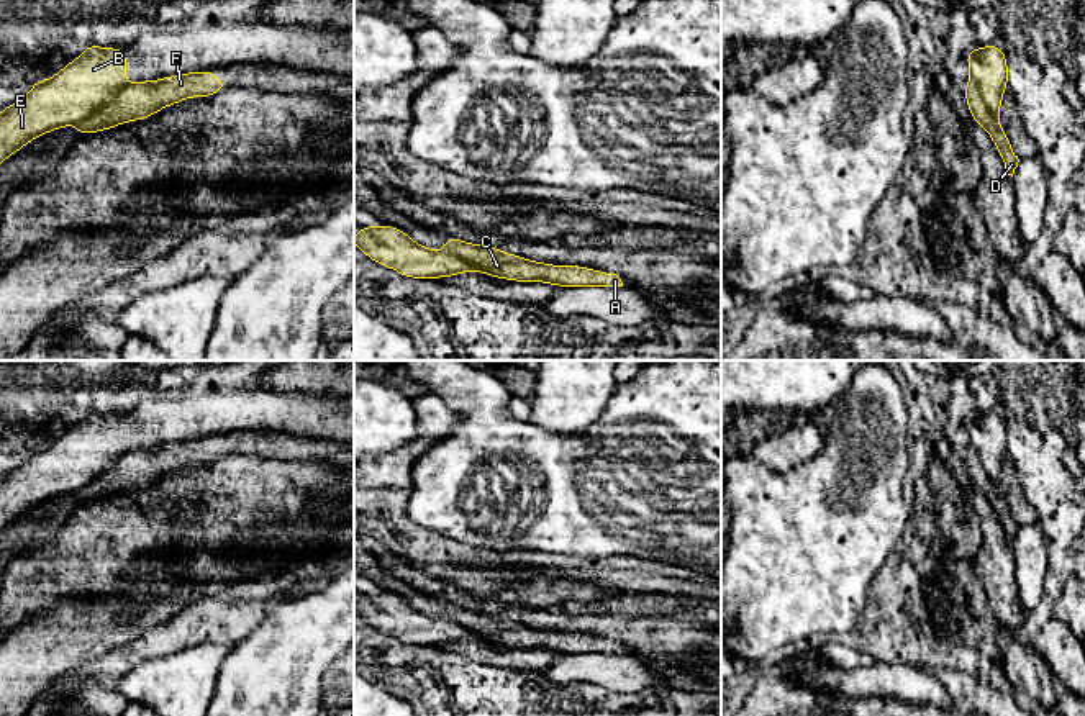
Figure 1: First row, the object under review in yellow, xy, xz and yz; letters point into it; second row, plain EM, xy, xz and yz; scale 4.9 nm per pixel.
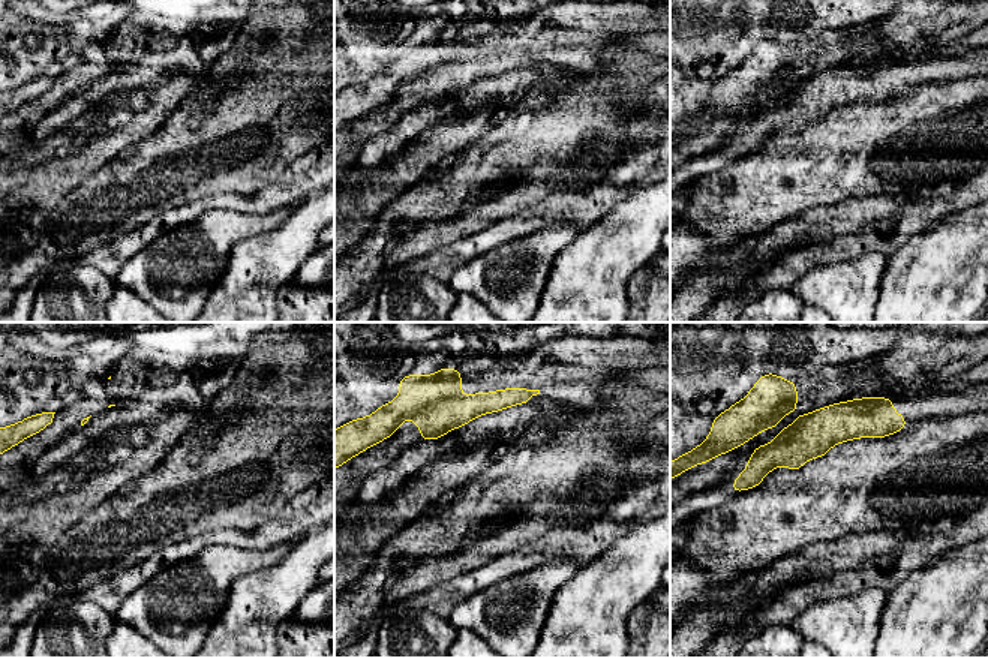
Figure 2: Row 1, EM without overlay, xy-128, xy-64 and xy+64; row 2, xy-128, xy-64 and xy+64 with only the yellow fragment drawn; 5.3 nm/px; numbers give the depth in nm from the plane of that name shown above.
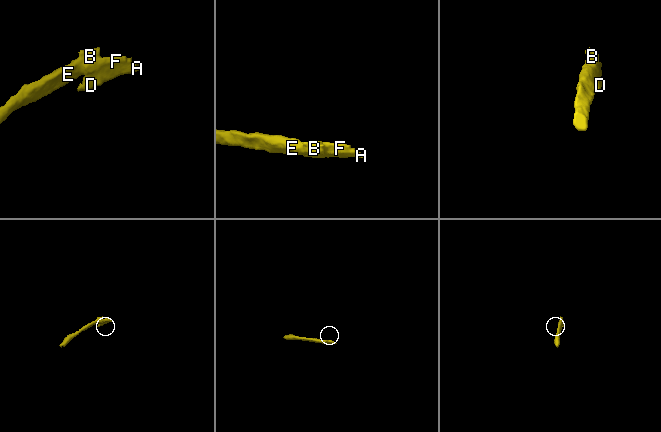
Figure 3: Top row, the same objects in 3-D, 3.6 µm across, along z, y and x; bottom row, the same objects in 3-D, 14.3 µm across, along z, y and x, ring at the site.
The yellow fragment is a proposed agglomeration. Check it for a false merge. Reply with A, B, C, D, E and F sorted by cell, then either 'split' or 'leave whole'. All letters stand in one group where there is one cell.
groups A C D F / B E; split

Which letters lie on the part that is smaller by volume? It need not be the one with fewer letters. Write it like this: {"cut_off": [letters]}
{"cut_off": ["A", "C", "D", "F"]}

